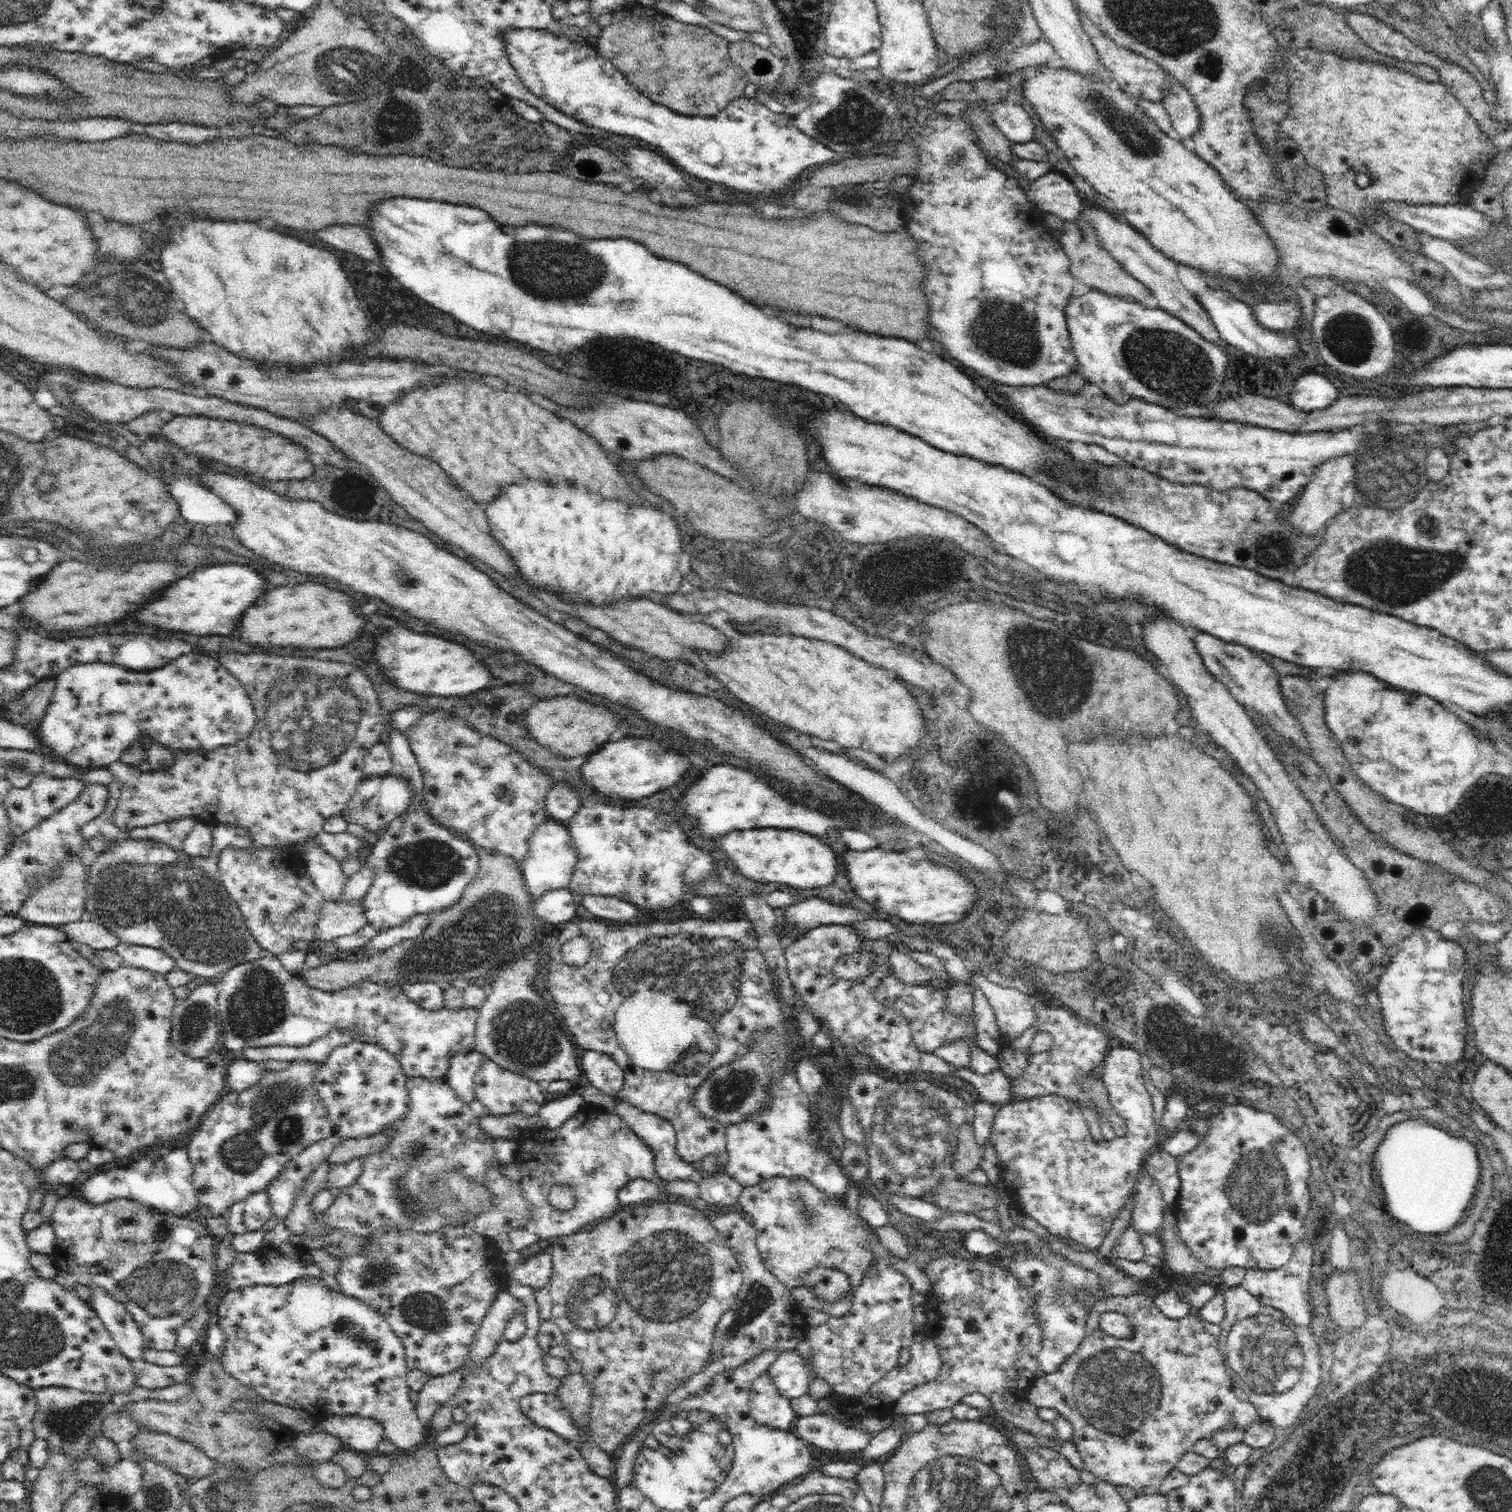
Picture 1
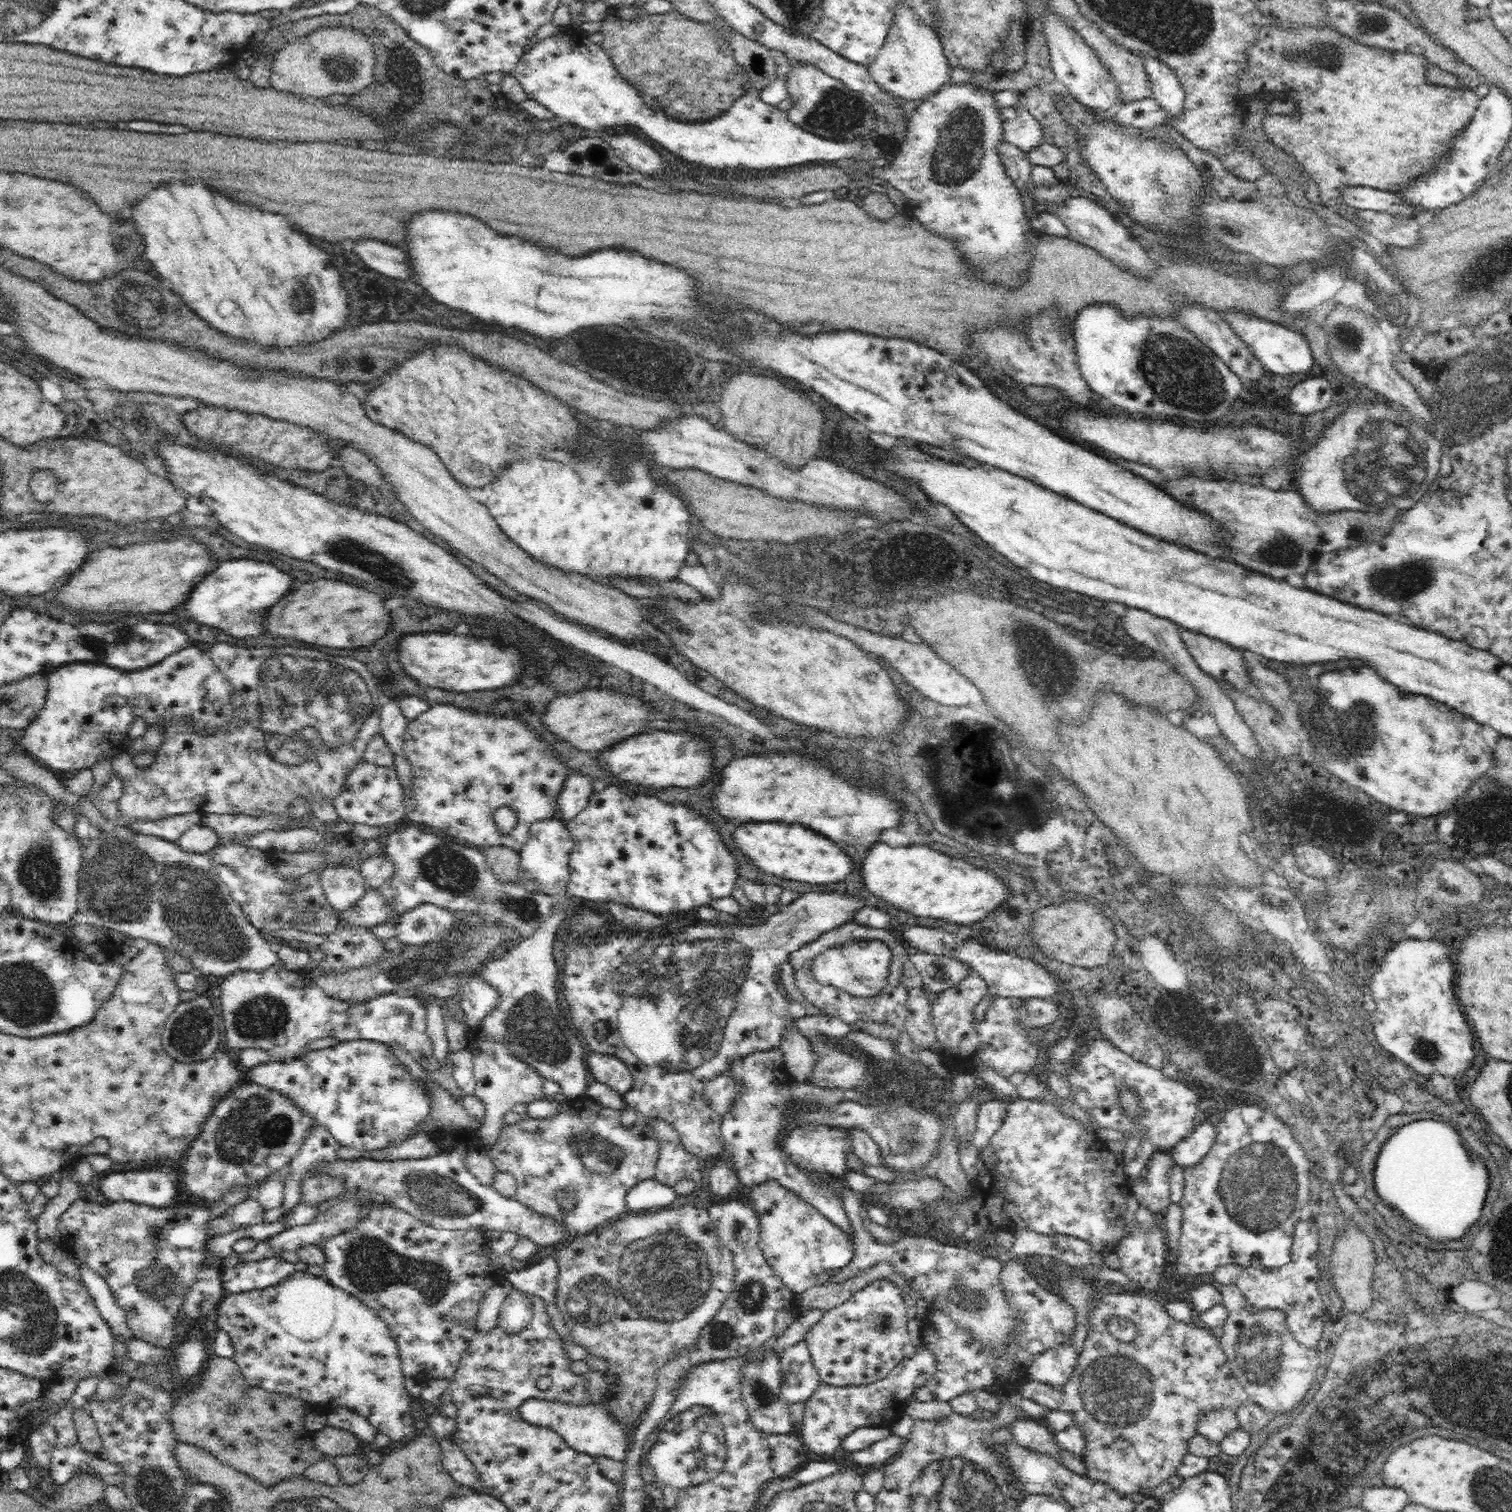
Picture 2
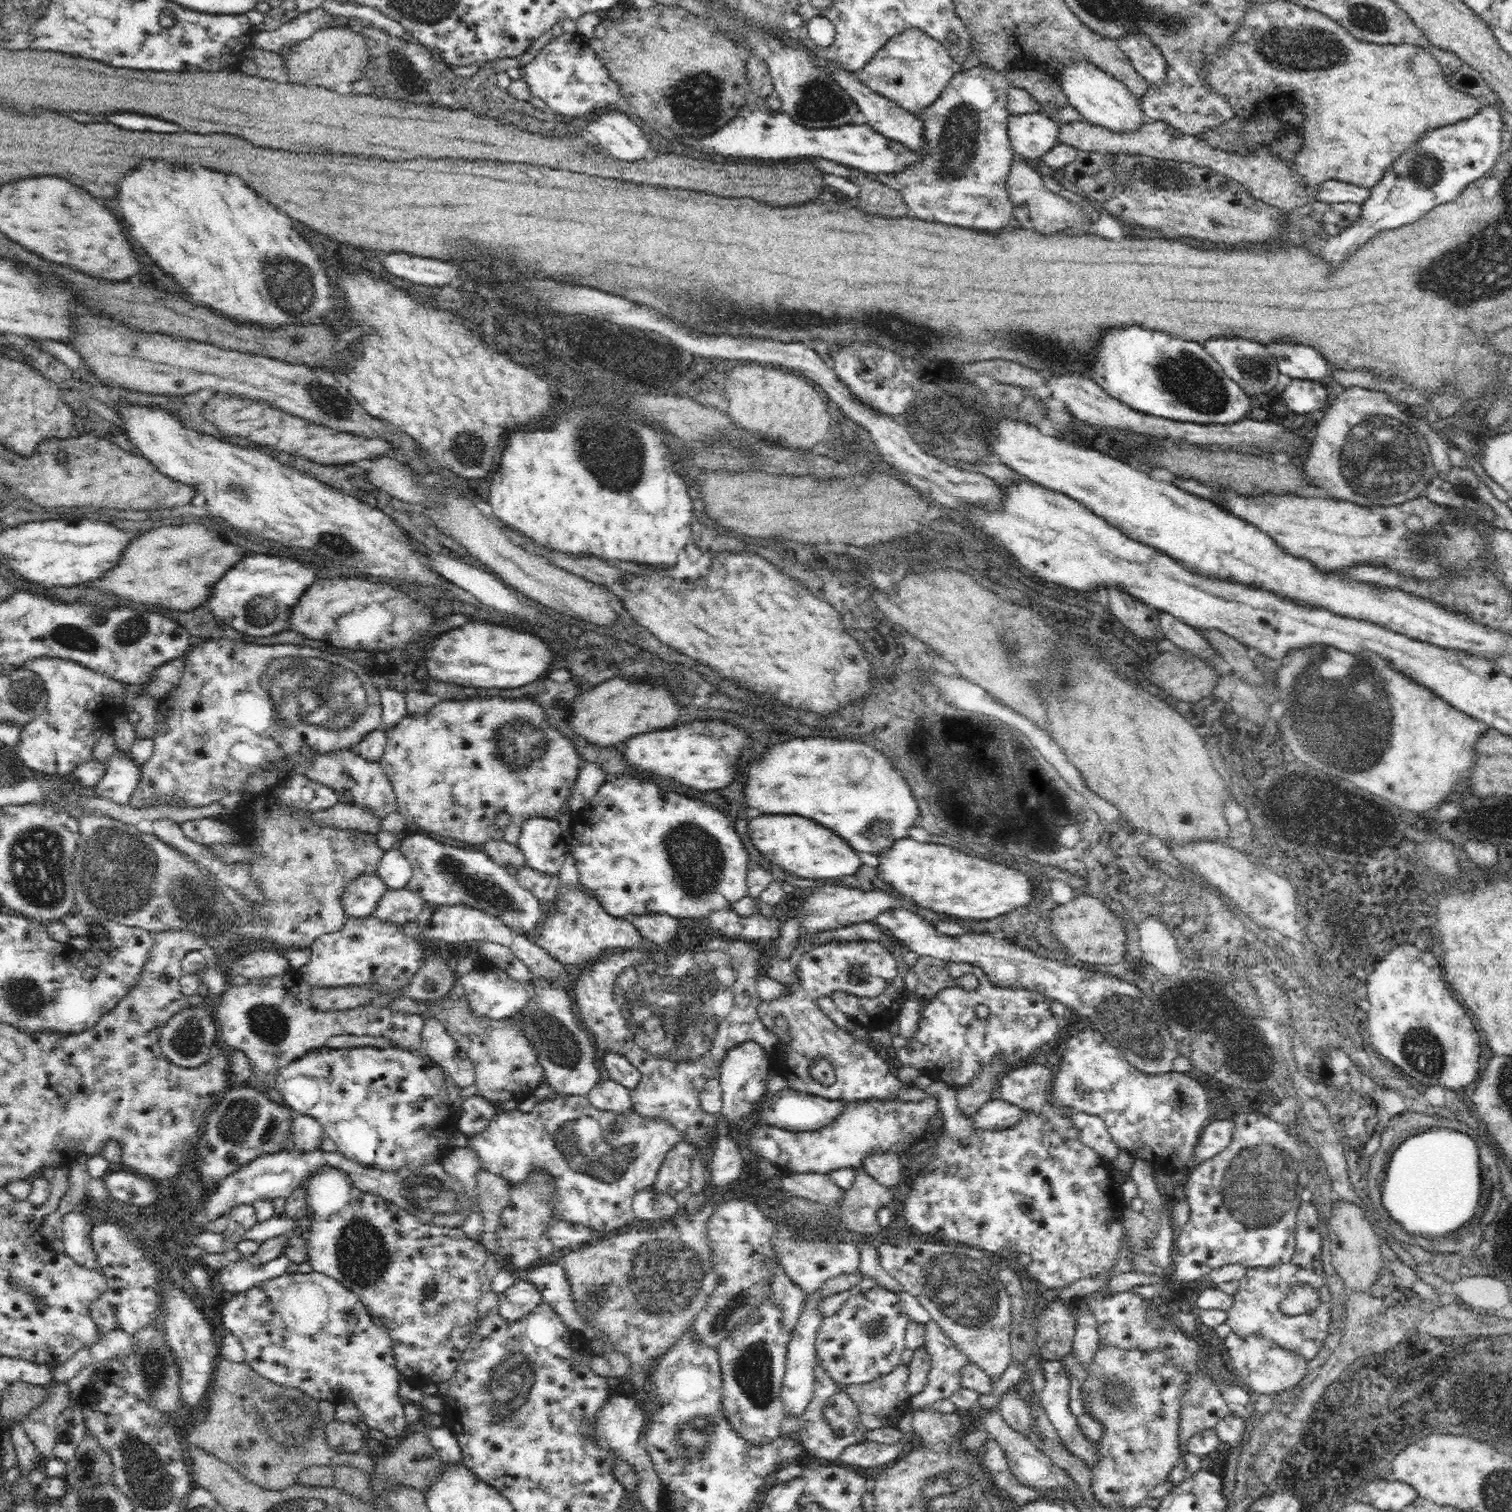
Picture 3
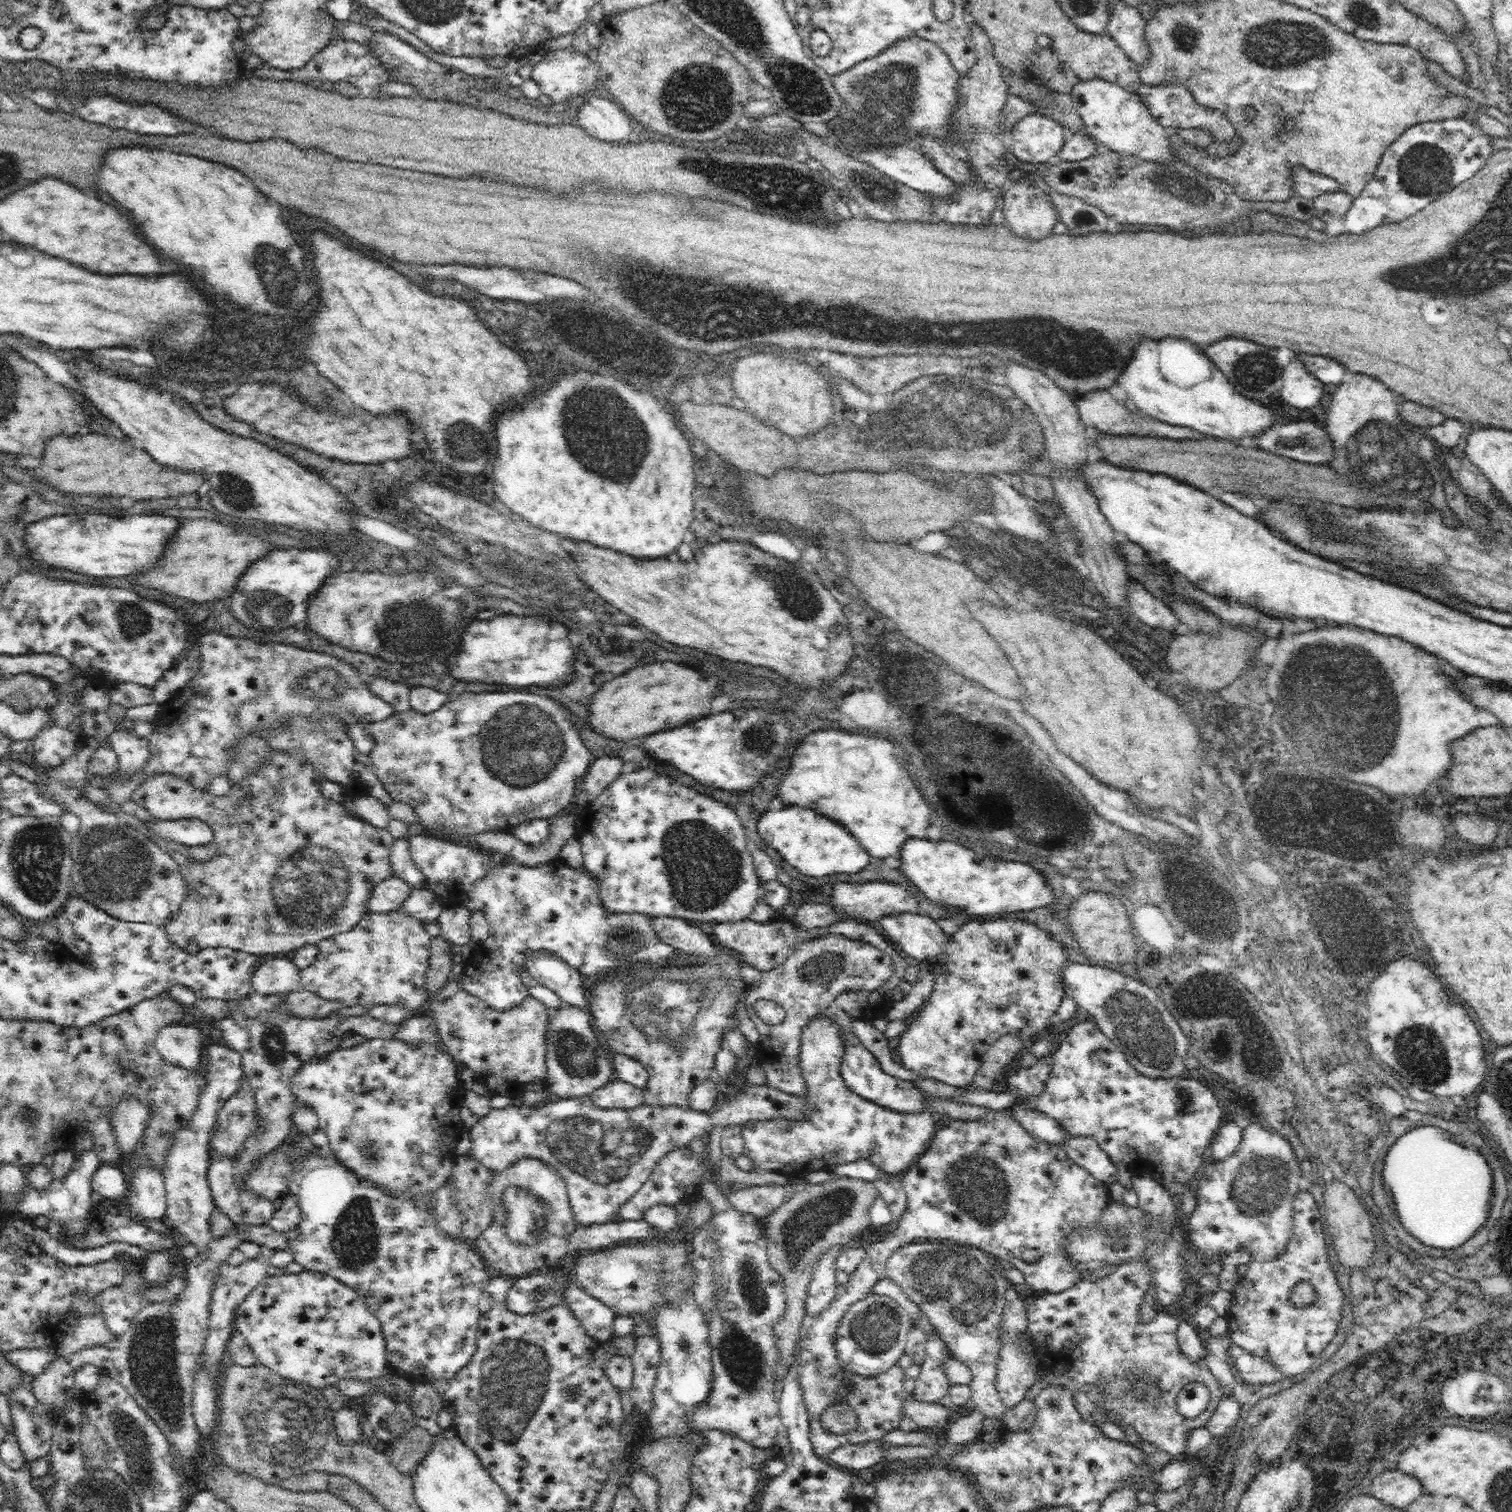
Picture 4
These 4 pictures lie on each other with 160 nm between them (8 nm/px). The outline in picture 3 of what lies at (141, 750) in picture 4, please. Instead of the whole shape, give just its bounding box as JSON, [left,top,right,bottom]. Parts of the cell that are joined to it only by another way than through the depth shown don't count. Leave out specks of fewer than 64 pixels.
[90,752,139,806]

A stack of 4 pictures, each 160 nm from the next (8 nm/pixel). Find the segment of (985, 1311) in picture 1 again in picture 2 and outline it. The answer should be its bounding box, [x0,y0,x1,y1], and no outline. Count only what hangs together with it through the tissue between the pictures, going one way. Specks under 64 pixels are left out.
[907,1258,1075,1403]

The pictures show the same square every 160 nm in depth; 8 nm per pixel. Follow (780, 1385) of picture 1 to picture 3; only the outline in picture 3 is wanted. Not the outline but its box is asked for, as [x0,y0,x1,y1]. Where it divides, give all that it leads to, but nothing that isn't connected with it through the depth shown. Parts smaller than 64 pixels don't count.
[781,1294,821,1417]

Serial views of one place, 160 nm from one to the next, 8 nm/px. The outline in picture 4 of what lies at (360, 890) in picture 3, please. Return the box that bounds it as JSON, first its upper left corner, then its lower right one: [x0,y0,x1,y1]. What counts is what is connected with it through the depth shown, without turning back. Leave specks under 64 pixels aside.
[364,876,410,914]

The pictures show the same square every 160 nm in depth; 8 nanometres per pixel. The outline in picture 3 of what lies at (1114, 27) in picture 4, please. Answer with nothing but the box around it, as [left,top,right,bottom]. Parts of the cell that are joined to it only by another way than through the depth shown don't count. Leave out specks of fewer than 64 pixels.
[1118,35,1168,88]

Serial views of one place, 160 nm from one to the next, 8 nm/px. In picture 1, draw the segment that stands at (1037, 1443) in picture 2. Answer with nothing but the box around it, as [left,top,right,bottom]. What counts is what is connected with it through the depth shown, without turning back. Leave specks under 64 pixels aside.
[1025,1448,1082,1494]

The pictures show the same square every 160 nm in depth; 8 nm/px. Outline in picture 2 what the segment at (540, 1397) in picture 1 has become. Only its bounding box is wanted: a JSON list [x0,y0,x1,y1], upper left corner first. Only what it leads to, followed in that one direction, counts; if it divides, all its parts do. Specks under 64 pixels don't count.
[518,1397,630,1461]

